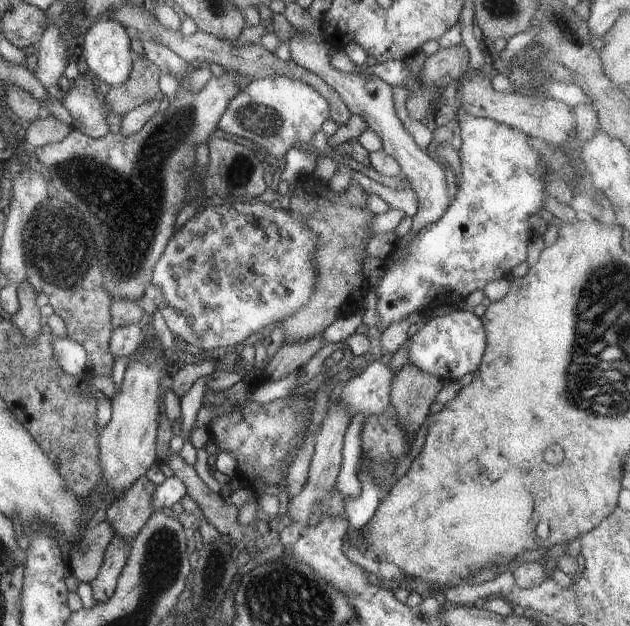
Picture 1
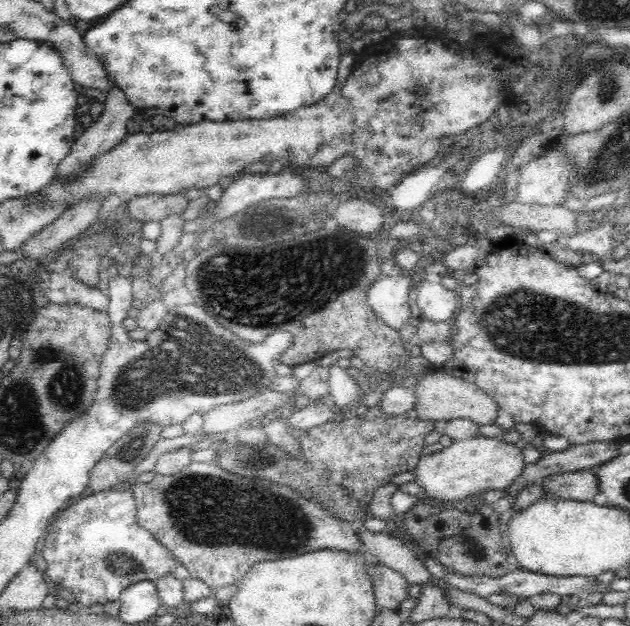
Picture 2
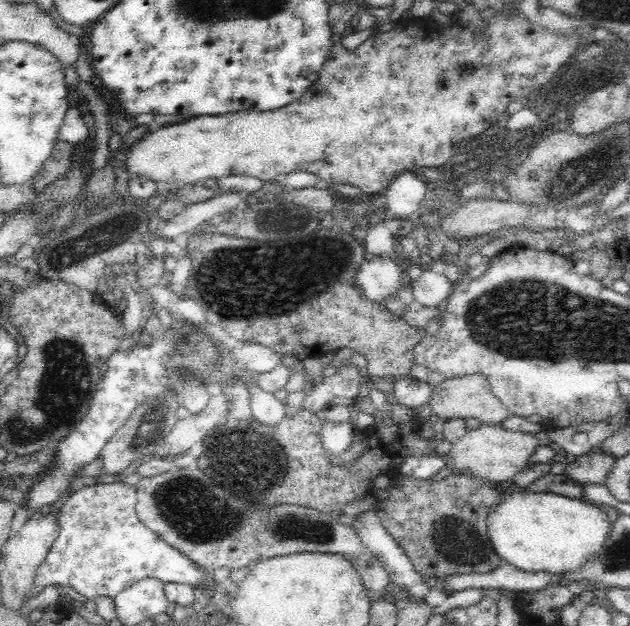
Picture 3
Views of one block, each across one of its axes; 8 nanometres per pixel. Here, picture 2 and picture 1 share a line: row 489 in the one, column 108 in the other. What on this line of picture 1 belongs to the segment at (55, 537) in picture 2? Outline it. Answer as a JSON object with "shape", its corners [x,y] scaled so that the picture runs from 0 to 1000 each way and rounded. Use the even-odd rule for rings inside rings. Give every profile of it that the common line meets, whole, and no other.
{"shape":[[[130,118],[122,121],[103,149],[94,147],[92,157],[110,184],[125,198],[116,208],[154,222],[170,214],[173,200],[168,187],[173,169],[156,158],[148,131],[140,129]]]}

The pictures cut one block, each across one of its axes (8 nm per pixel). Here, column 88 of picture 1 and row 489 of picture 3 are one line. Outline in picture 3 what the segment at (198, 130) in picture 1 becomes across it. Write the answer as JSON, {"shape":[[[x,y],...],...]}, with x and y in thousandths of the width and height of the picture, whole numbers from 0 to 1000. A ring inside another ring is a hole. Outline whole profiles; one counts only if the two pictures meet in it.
{"shape":[[[311,743],[227,762],[214,778],[219,799],[216,819],[222,834],[268,872],[295,888],[313,907],[324,911],[332,925],[337,925],[346,911],[367,914],[398,907],[413,895],[425,891],[486,882],[525,883],[540,885],[557,898],[583,944],[592,944],[598,952],[617,947],[630,952],[633,947],[632,938],[619,925],[619,917],[606,906],[597,887],[578,871],[571,853],[565,851],[559,842],[530,829],[529,824],[495,812],[454,804],[429,810],[400,805],[397,799],[384,796],[379,789],[371,789],[352,776],[343,776],[337,764],[327,764],[327,757]]]}

